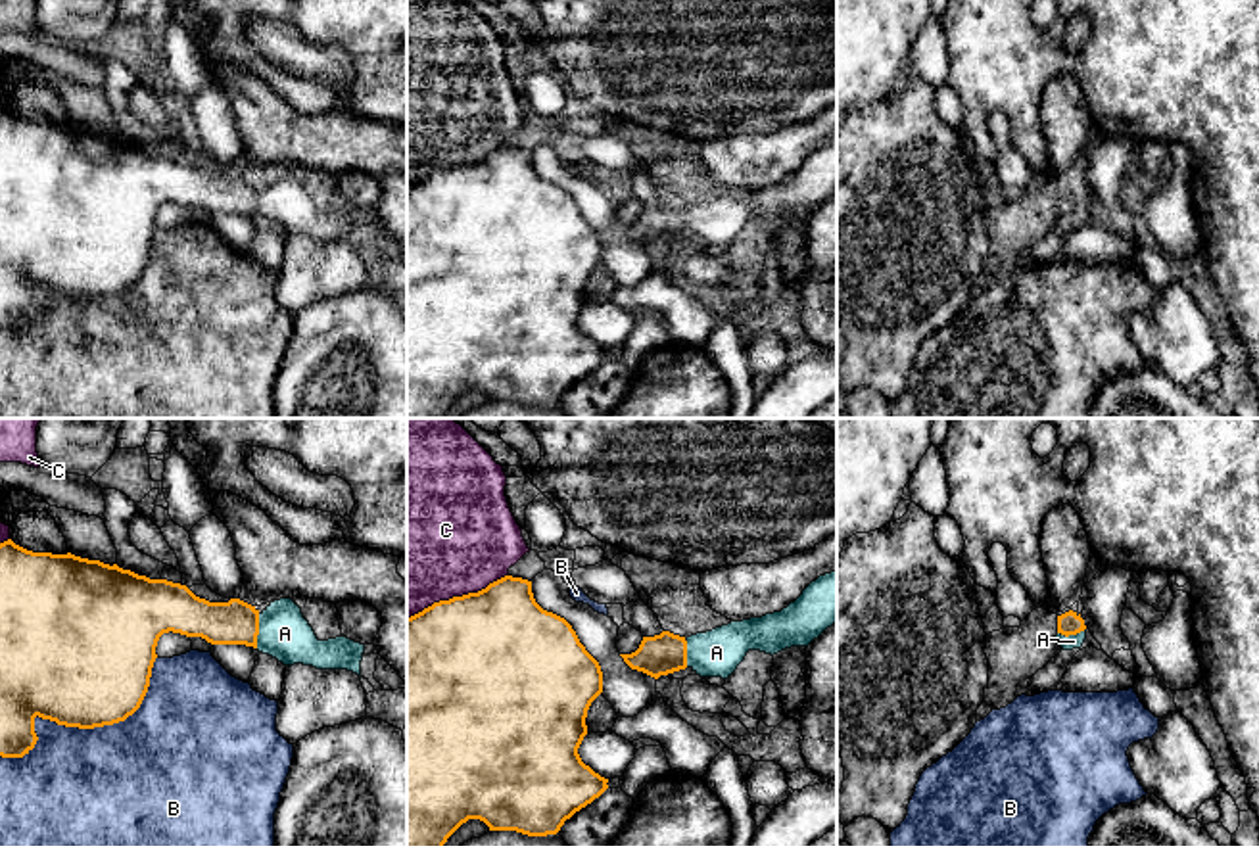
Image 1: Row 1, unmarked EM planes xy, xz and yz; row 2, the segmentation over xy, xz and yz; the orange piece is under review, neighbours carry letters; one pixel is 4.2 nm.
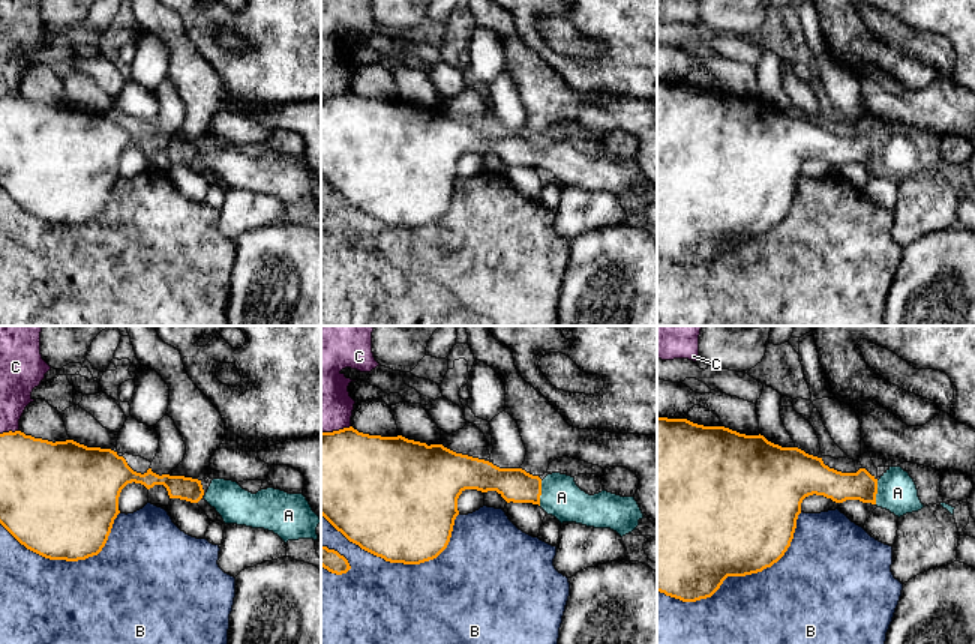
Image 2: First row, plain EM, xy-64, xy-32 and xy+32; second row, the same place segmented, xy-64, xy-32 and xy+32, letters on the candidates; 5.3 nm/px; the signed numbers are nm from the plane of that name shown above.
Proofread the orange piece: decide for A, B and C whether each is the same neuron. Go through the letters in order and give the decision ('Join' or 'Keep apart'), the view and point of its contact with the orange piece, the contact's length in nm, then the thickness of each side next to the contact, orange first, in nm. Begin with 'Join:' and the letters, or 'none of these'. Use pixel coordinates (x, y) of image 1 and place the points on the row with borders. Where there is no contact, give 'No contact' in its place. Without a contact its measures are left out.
Join: A
A: Join. Touches orange at xy (258, 632). Shared border 140 nm. Thickness 190 nm (orange) against 220 nm
B: Keep apart. Touches orange at xy (81, 728). Shared border 800 nm. Thickness 500 nm (orange) against 500 nm
C: Keep apart. Touches orange at xz (457, 597). Shared border 460 nm. Thickness 500 nm (orange) against 480 nm

